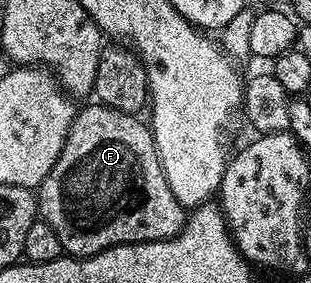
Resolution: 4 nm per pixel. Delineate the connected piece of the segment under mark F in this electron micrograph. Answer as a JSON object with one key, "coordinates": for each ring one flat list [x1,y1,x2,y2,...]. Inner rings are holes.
{"coordinates":[[100,102,92,103,87,105,82,112,80,109,74,115,73,125,69,128,63,150,59,154,55,166,51,166,51,174,47,174,47,178,43,178,40,188,36,189,35,195,37,197,37,210,40,219,45,220,47,226,51,226,51,230,55,230,55,234,59,234,62,253,68,254,73,258,94,256,108,248,118,248,121,244,146,244,152,240,170,240,170,238,180,232,181,225,187,219,187,212,186,209,181,207,181,203,175,198,175,194,171,194,171,186,167,186,167,178,163,174,161,159,153,141,152,127,146,121,144,124,143,121,137,120,141,118,138,118,136,115,120,112]]}

